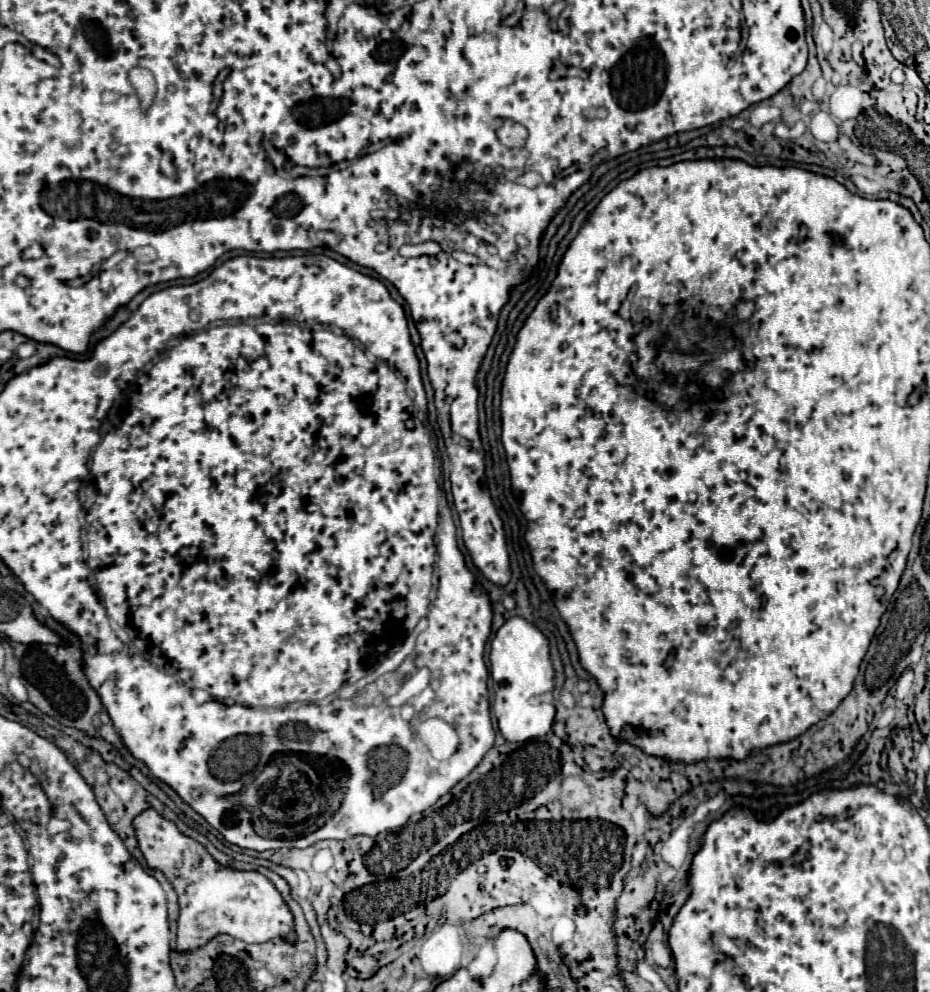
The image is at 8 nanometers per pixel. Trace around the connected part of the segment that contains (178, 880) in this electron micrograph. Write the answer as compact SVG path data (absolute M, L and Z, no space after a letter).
M147 809L141 815L137 815L133 825L137 831L139 849L147 861L149 869L159 869L169 879L169 883L175 887L175 891L179 895L181 915L179 915L179 931L177 931L177 951L201 947L209 939L213 939L215 935L221 935L221 933L227 933L227 935L241 939L245 943L263 943L263 941L269 941L273 937L291 939L293 917L291 917L287 905L283 903L279 891L261 873L257 873L257 871L235 871L235 869L221 867L203 849L203 845L199 845L191 837L185 837L173 821L167 821L155 809Z

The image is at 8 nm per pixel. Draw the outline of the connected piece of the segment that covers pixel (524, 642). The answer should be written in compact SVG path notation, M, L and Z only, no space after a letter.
M518 617L513 623L505 623L491 641L491 677L495 681L495 717L501 735L511 743L521 743L525 739L539 739L547 735L553 727L555 705L551 703L555 687L555 669L549 653L549 639L525 619Z

